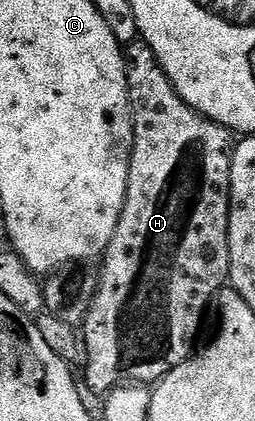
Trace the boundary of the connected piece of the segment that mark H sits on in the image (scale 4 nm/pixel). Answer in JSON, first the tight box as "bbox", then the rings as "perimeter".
{"bbox":[83,41,235,393],"perimeter":[[[143,41],[128,44],[124,48],[125,72],[129,86],[129,104],[133,114],[133,156],[129,162],[129,188],[125,198],[125,208],[119,217],[119,225],[113,234],[109,248],[105,250],[103,264],[105,272],[99,275],[97,294],[91,300],[91,306],[83,320],[83,334],[87,345],[87,361],[83,368],[84,386],[93,391],[108,393],[125,384],[153,385],[171,369],[180,363],[186,363],[198,346],[197,334],[201,331],[201,322],[205,319],[205,310],[214,306],[215,300],[223,288],[229,283],[229,186],[231,185],[231,161],[235,146],[234,132],[228,131],[223,125],[203,117],[171,85],[167,73],[159,65],[151,45]]]}

